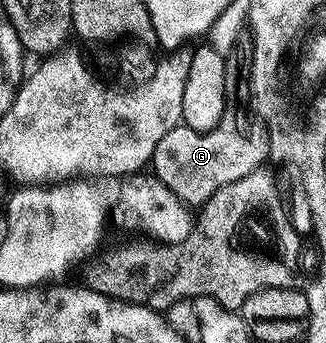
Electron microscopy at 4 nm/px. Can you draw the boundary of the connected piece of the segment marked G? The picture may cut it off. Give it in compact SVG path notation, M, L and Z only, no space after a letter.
M241 33L225 56L225 108L215 129L196 131L179 125L171 129L171 133L167 133L167 137L163 137L159 145L155 145L151 160L152 174L163 181L163 185L167 185L167 189L171 189L171 193L175 193L175 197L179 197L186 205L207 202L217 190L220 192L247 173L258 170L264 164L261 162L269 153L271 155L270 132L255 121L245 103L241 104L241 79L243 83L252 55L253 39L249 33Z

